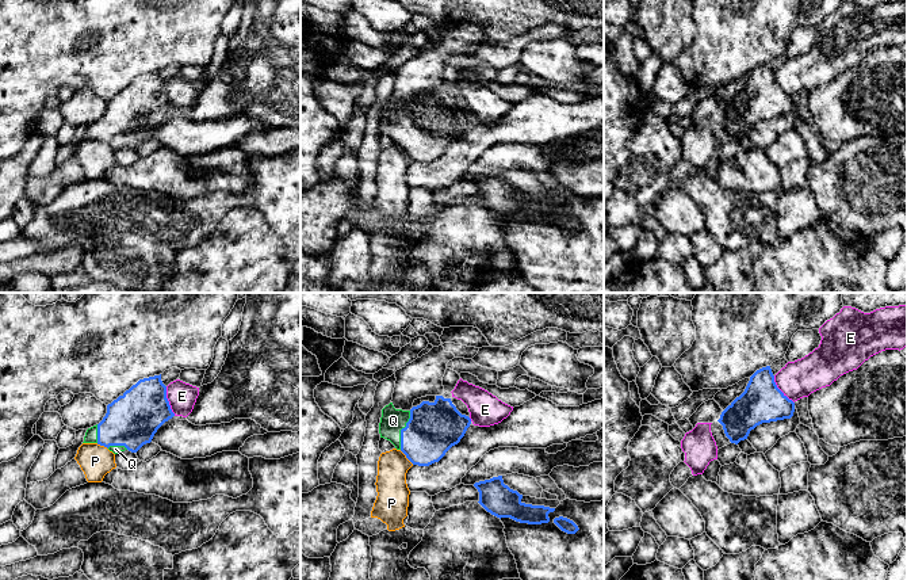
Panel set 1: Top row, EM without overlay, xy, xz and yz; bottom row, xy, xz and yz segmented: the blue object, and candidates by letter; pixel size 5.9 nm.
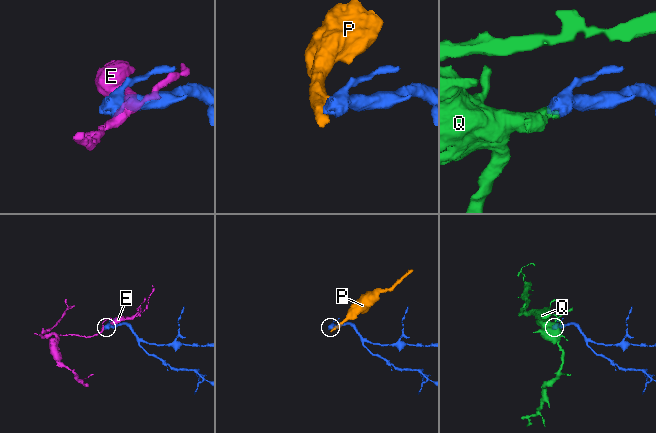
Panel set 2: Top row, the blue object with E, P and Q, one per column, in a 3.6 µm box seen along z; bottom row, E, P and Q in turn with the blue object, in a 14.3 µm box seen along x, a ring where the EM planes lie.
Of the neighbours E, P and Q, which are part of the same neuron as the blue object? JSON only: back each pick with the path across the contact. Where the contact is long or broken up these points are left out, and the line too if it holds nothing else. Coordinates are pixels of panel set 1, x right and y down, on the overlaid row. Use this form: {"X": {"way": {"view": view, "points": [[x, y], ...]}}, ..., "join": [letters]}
{"Q": {"way": {"view": "xz", "points": [[433, 428], [401, 430], [393, 420]]}}, "join": ["Q"]}

